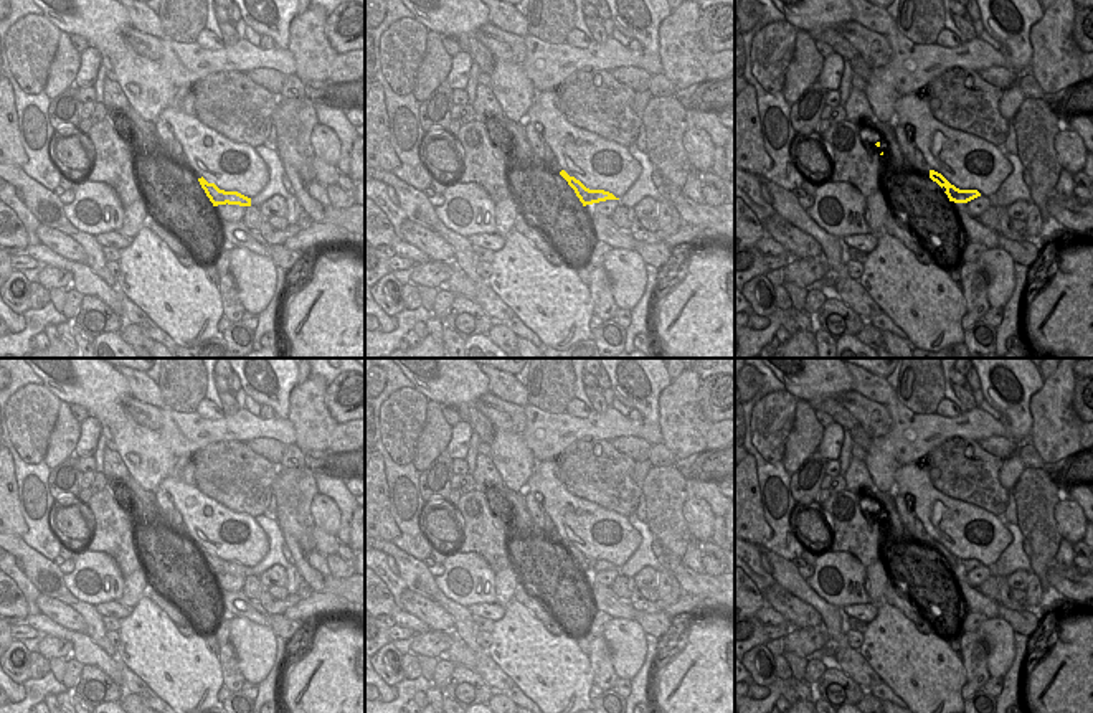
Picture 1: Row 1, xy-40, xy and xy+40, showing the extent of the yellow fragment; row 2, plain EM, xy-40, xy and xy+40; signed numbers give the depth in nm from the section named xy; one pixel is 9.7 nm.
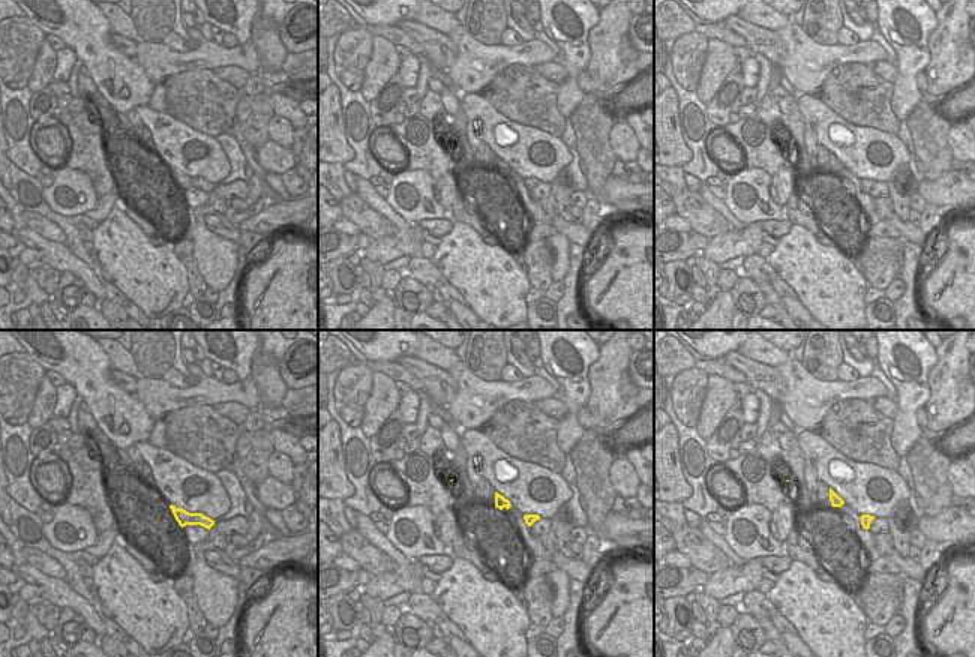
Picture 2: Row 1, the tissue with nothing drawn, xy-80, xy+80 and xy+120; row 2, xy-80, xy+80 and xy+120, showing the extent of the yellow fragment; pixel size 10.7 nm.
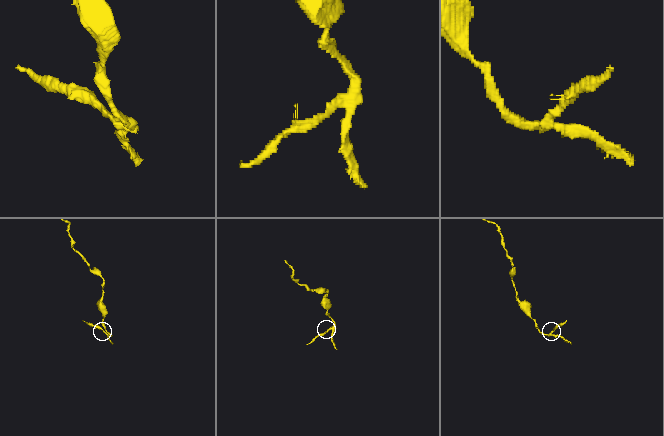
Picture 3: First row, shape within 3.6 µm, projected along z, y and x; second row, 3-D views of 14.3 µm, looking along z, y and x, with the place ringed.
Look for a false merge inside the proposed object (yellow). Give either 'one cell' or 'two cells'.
two cells

